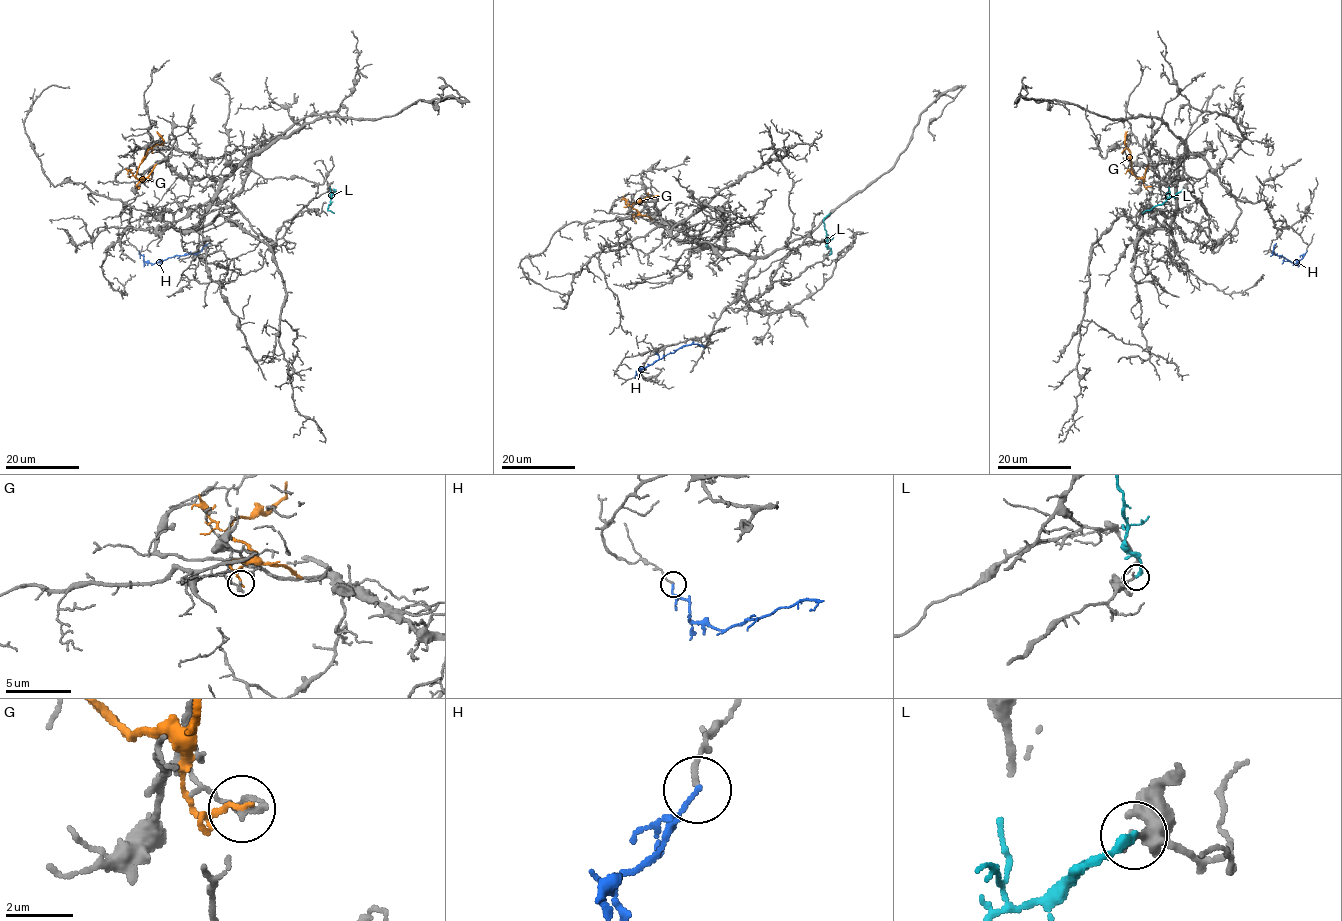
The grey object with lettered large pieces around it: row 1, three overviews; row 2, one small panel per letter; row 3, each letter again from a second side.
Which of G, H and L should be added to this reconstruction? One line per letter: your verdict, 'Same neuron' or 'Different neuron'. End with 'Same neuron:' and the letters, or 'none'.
G: Different neuron
H: Different neuron
L: Different neuron
Same neuron: none

